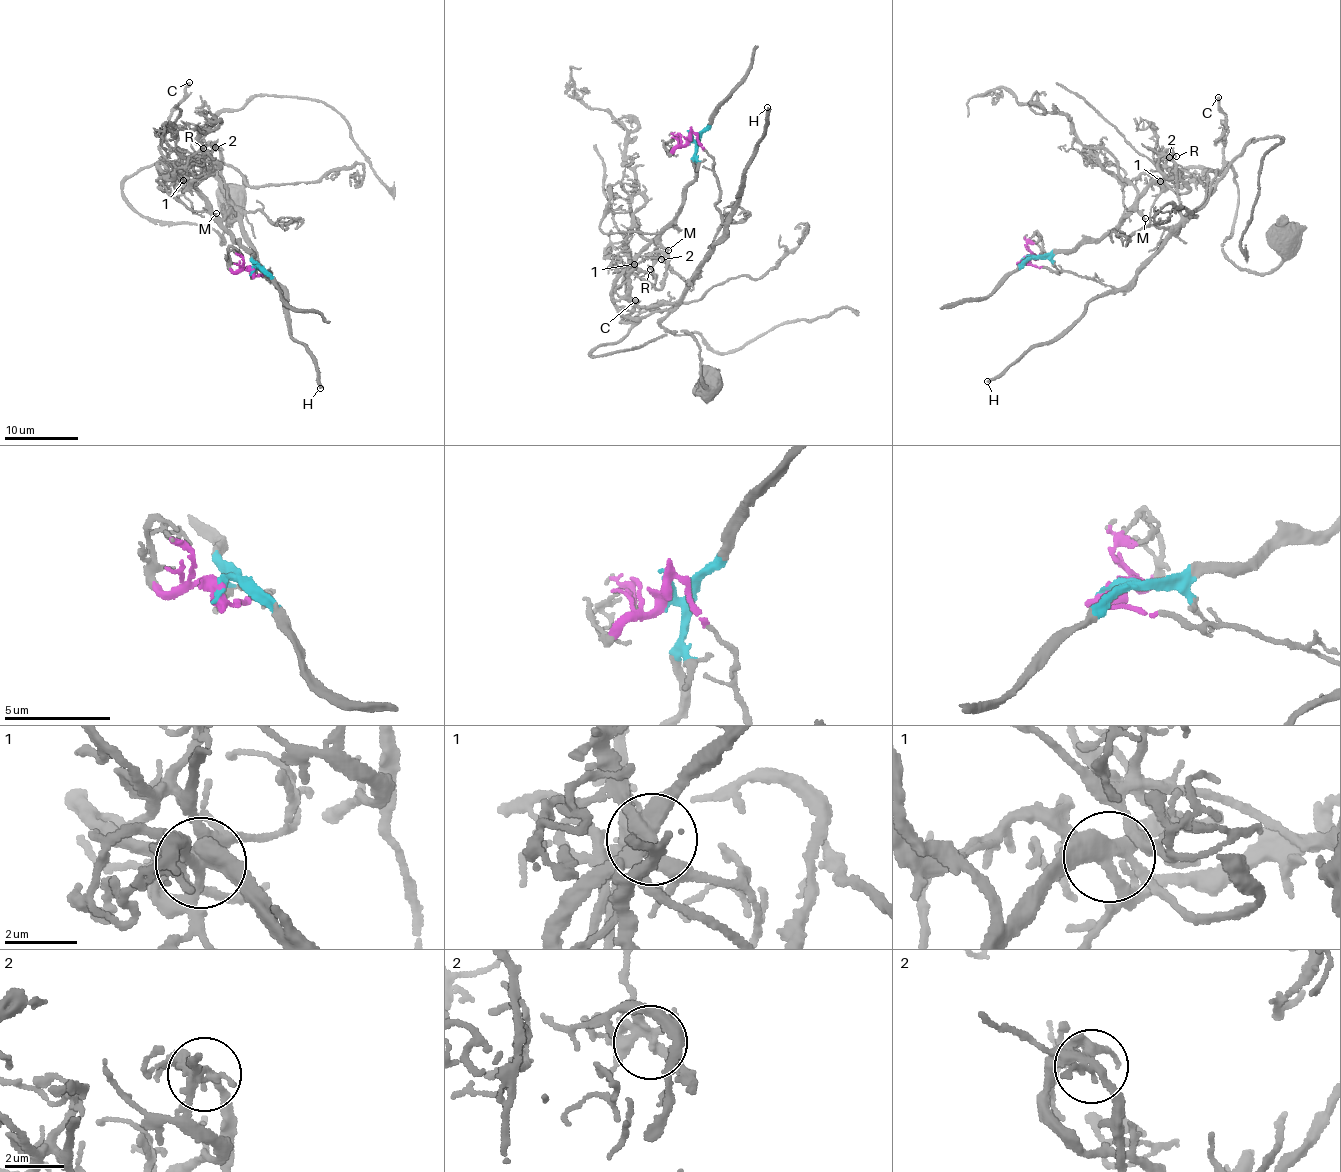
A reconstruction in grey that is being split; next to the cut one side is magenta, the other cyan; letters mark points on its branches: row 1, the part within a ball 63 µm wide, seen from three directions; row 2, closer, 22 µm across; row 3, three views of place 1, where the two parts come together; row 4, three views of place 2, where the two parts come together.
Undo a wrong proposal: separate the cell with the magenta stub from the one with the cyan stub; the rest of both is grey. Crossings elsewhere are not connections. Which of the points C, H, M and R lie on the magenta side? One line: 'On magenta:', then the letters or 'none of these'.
On magenta: H, R

